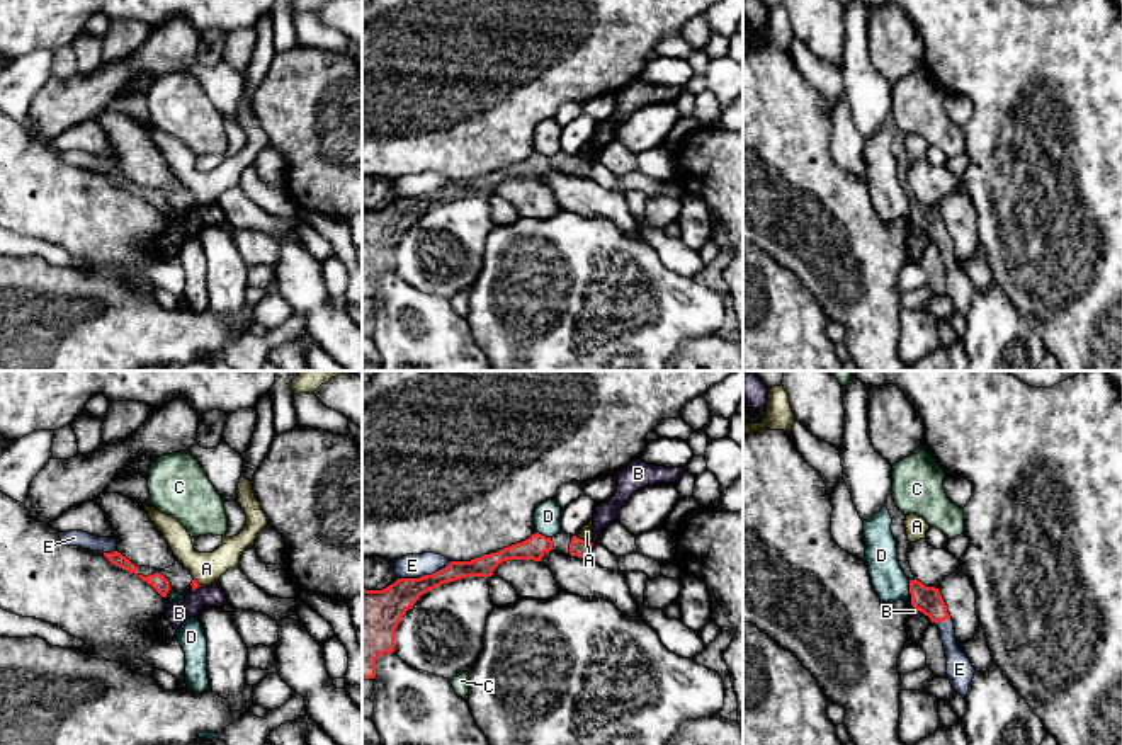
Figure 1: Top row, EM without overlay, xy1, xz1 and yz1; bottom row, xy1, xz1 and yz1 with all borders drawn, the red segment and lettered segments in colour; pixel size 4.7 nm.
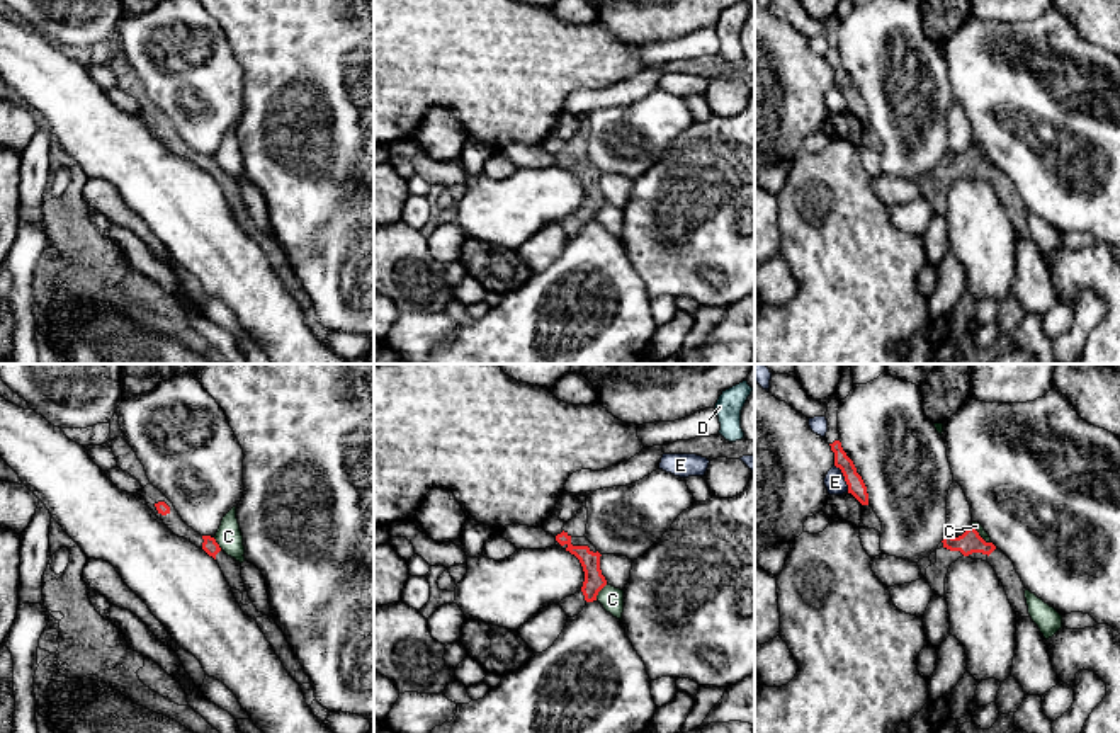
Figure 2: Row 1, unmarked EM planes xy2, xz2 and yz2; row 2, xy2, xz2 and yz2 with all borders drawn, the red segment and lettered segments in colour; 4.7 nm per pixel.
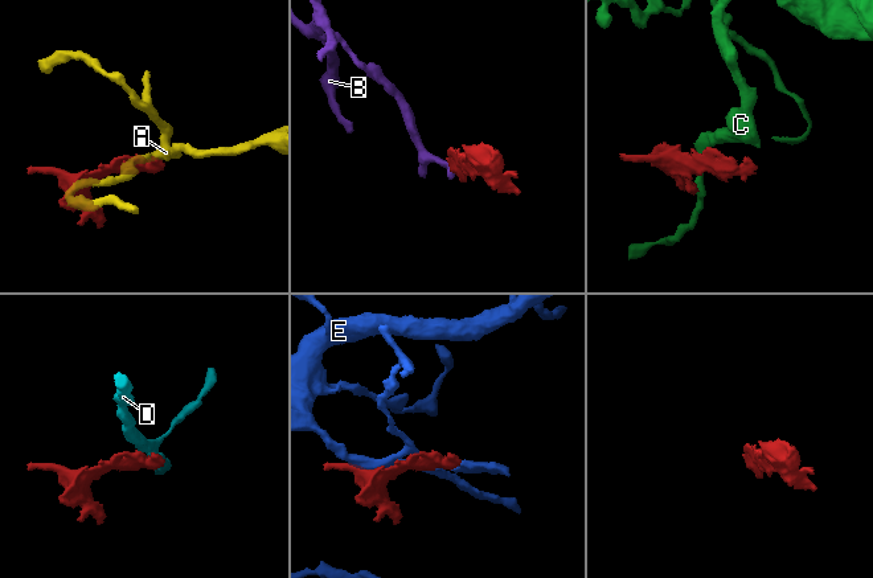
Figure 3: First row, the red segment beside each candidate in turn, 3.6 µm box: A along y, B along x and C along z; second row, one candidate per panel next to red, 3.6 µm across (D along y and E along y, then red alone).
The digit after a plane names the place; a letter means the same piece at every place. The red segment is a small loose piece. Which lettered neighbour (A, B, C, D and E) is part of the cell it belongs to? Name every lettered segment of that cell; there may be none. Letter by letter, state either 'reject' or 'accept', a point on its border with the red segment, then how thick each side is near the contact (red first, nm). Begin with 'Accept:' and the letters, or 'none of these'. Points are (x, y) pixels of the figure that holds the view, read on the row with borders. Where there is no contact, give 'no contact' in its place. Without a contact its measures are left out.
Accept: E
A: reject | xz1 (582, 540) | 90/60 nm
B: reject | xy1 (196, 587) | 40/100 nm
C: reject | xz2 (599, 590) | 100/110 nm
D: reject | xz1 (541, 534) | 110/130 nm
E: accept | xz1 (424, 575) | 190/110 nm

